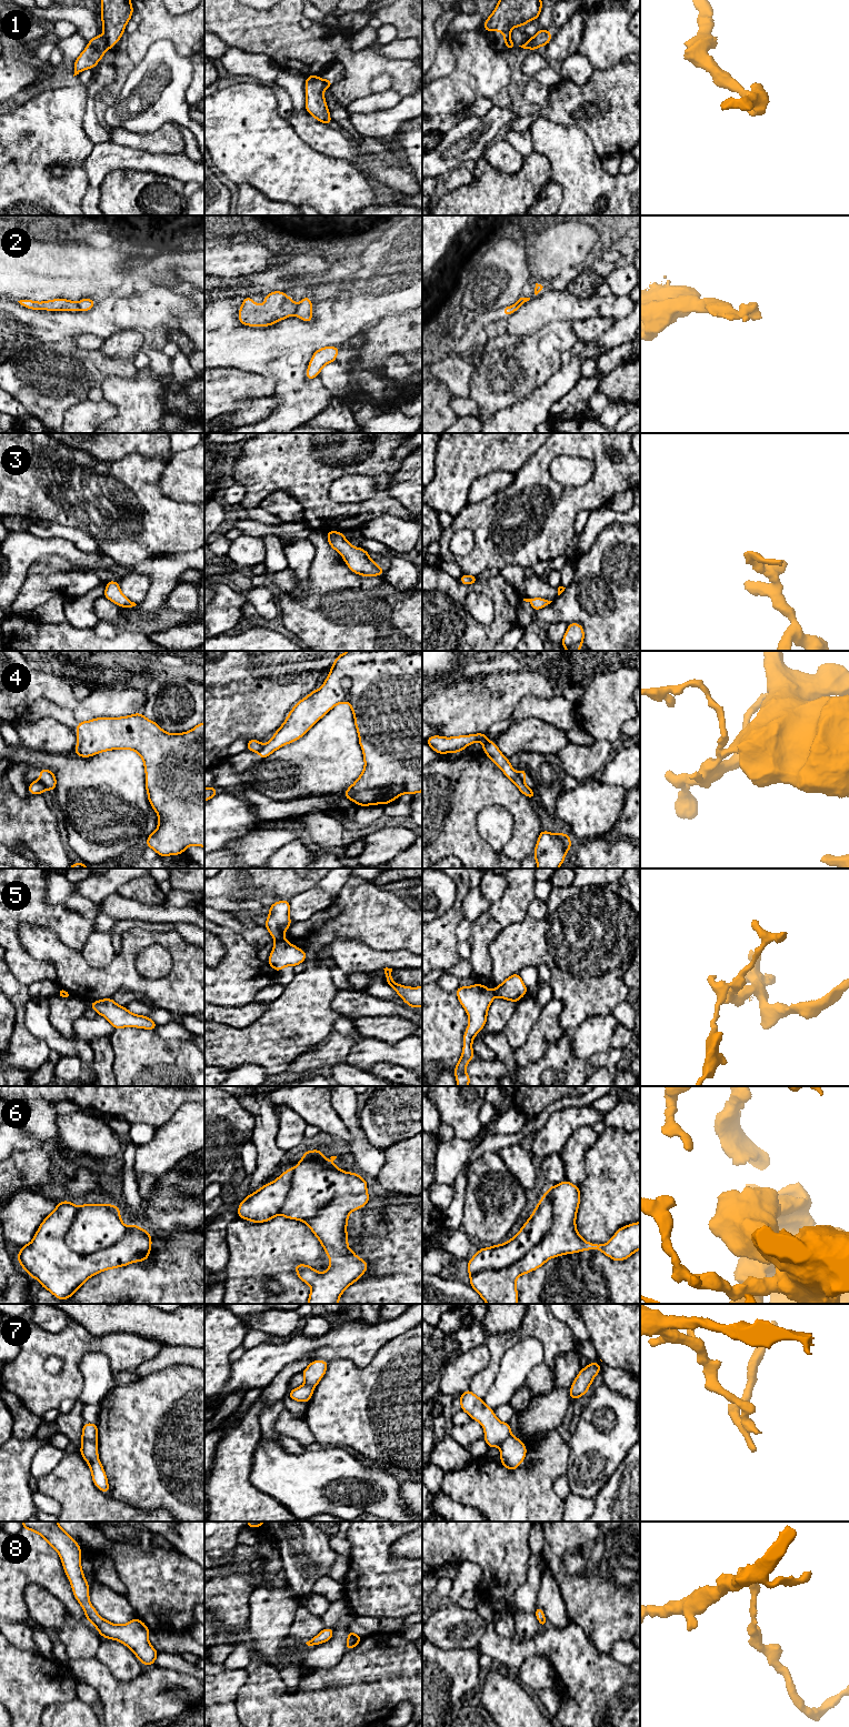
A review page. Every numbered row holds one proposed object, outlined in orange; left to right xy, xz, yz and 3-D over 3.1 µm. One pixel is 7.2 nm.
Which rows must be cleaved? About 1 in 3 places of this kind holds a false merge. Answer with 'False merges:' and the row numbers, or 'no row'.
False merges: 1, 2, 4, 5, 7

